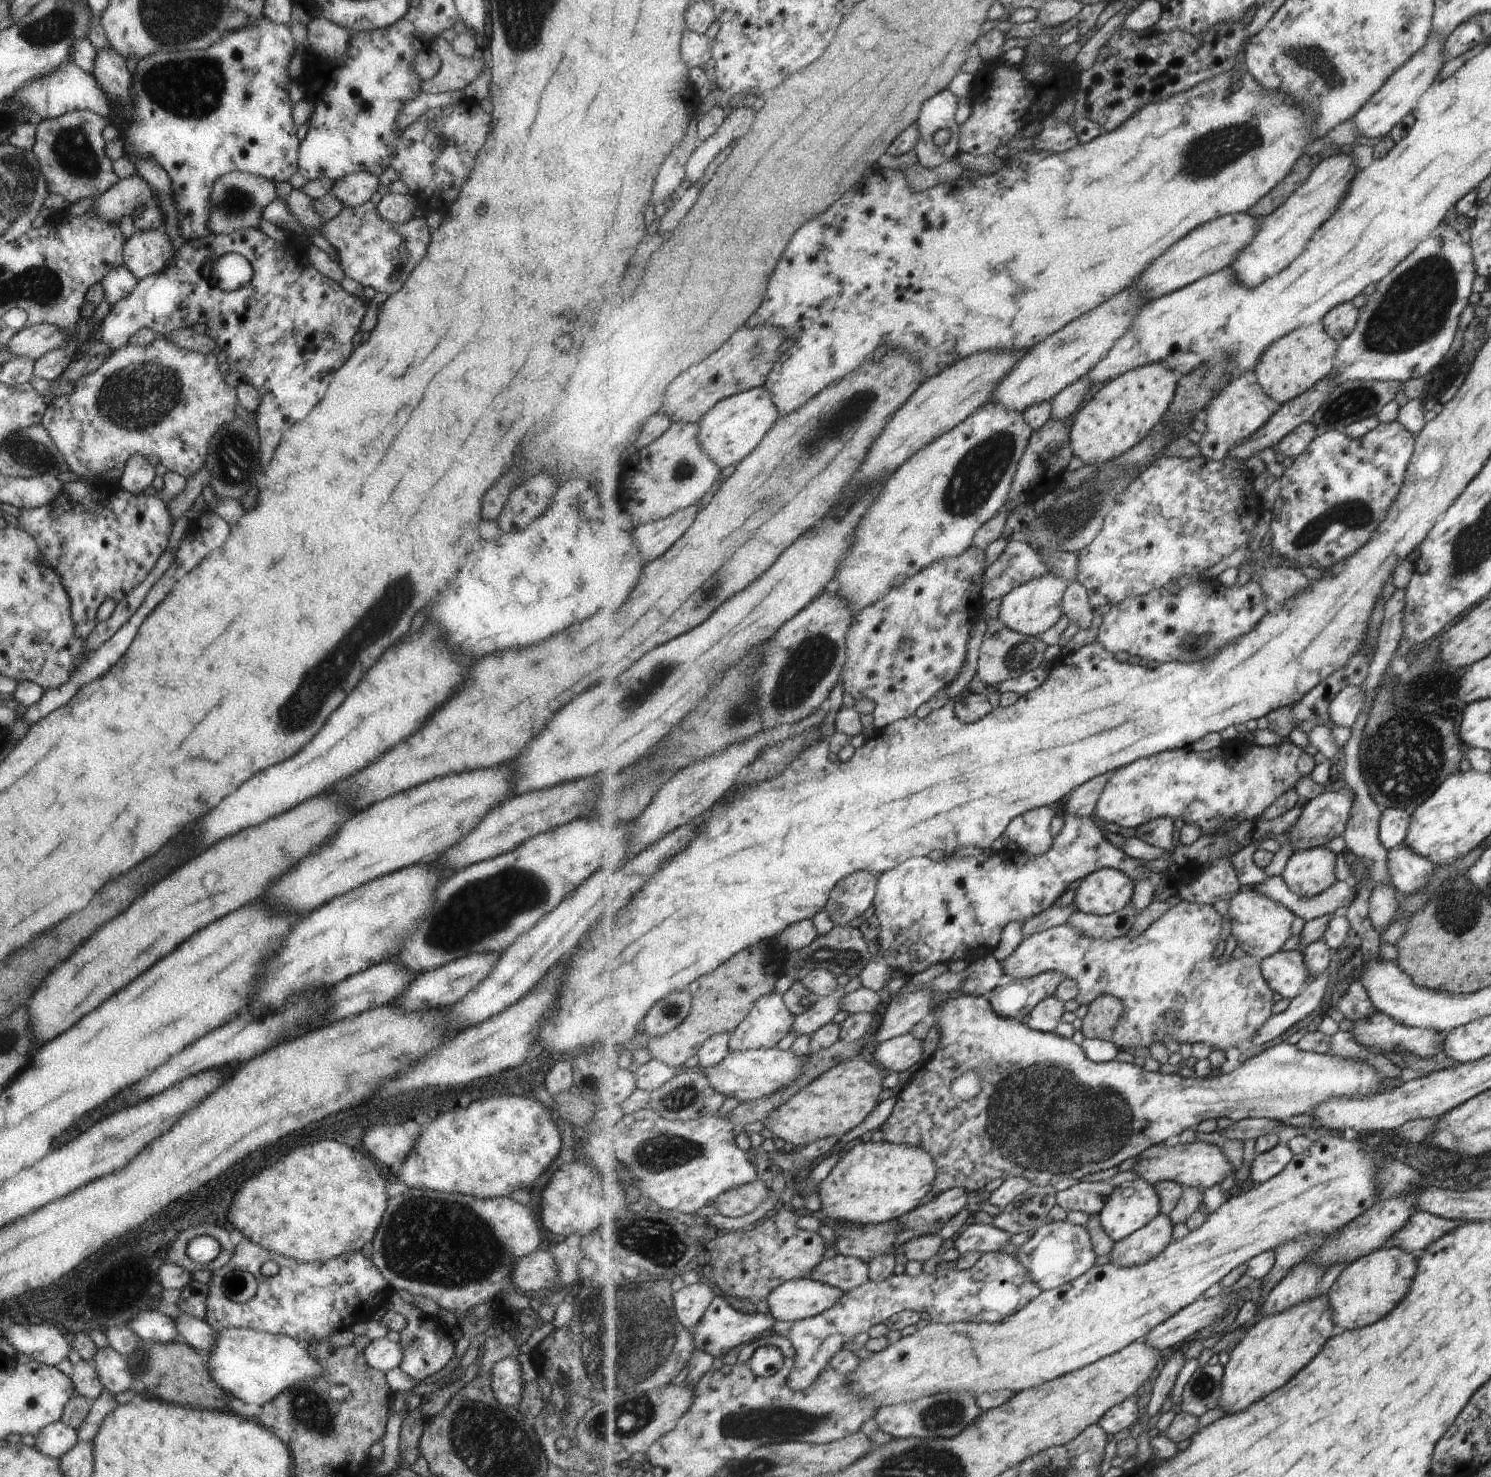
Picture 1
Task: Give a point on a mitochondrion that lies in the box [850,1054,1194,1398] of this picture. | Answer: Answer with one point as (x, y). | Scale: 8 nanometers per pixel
(1047, 1118)

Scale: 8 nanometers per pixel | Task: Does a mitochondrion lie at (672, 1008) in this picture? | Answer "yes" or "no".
yes

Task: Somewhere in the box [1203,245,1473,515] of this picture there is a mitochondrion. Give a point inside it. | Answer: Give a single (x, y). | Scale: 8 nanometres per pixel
(1416, 307)

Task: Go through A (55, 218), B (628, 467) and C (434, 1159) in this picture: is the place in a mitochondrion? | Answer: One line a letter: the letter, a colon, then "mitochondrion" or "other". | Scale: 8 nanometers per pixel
A: other
B: other
C: other

